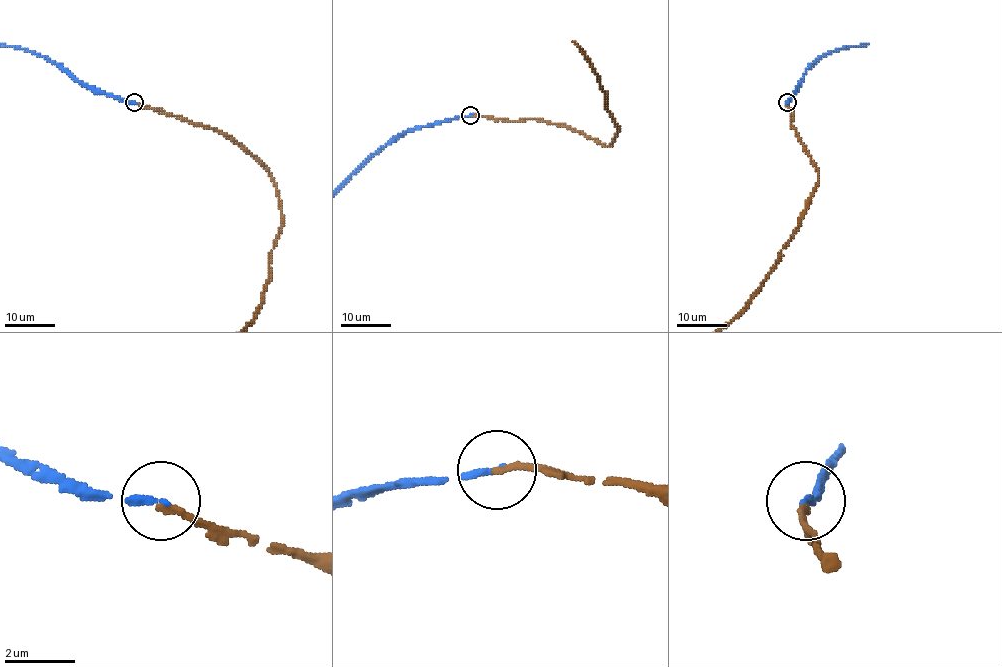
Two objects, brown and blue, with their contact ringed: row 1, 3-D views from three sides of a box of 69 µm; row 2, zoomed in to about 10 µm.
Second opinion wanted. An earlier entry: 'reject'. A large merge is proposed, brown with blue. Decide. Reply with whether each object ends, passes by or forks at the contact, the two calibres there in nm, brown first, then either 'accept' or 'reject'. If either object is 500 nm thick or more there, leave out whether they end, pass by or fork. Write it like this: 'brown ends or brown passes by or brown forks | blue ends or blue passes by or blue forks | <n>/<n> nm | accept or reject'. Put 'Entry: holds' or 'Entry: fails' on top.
Entry: fails
brown ends | blue ends | 150/160 nm | accept

